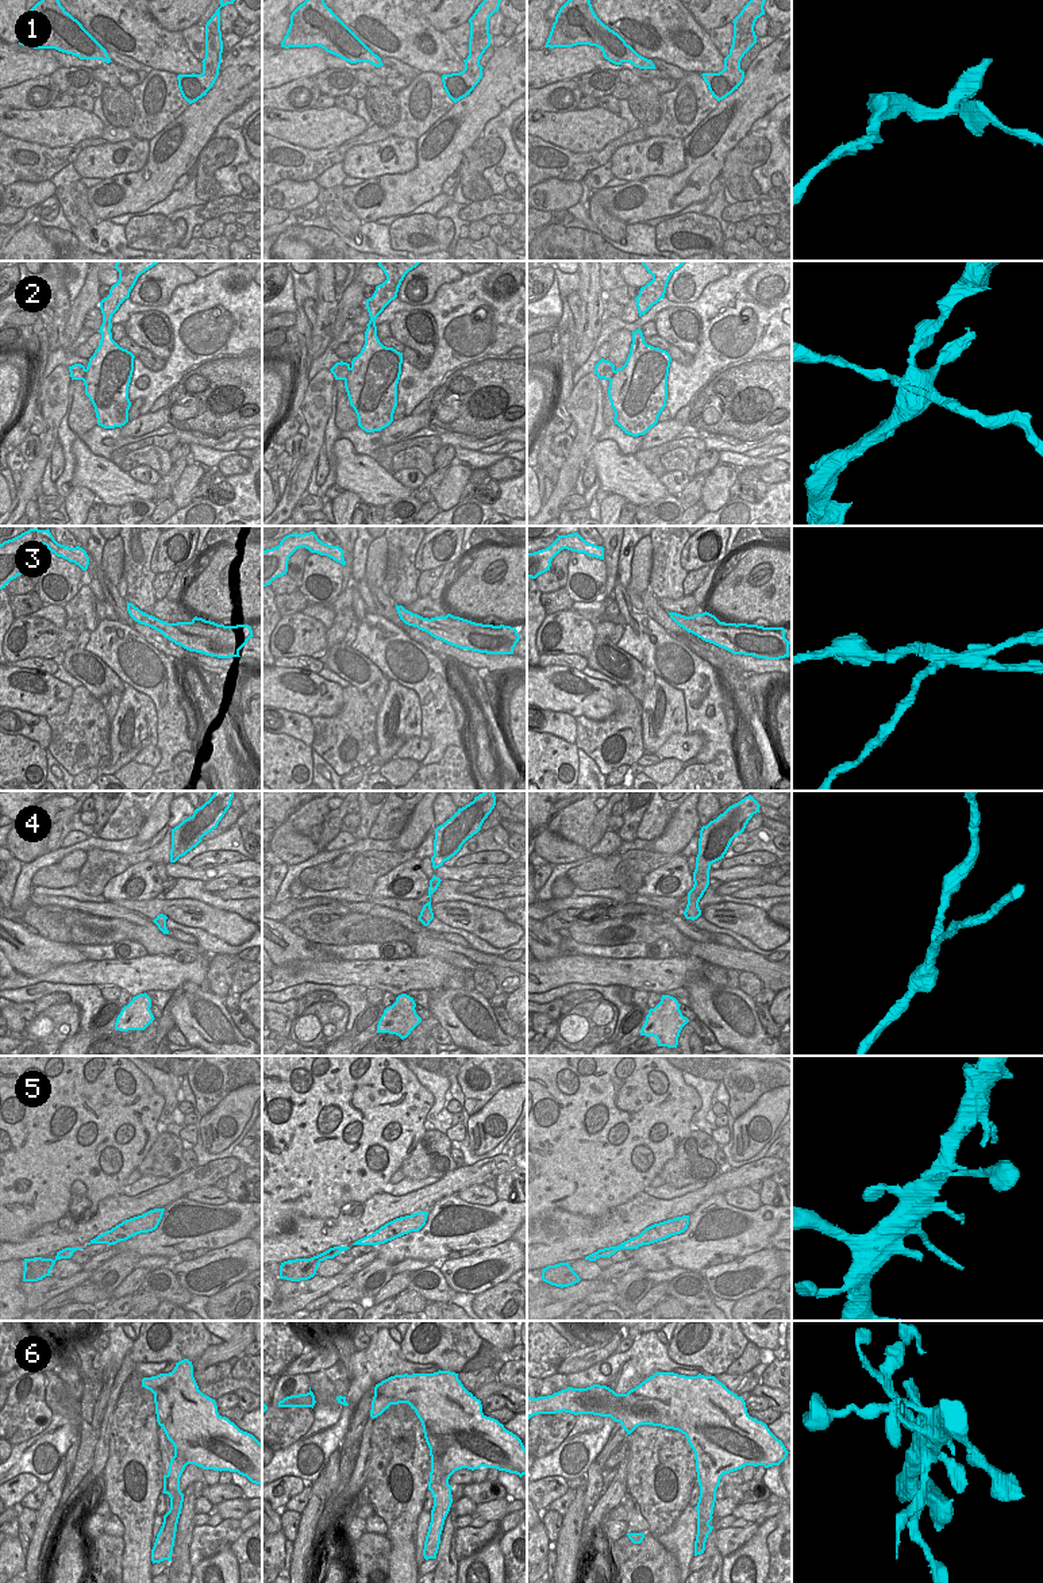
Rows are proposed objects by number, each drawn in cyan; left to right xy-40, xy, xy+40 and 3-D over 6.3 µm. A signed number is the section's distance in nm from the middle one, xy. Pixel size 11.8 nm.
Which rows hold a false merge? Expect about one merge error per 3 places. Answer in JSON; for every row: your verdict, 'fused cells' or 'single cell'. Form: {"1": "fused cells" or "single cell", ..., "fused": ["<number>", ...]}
{"1": "single cell", "2": "fused cells", "3": "fused cells", "4": "single cell", "5": "single cell", "6": "single cell", "fused": ["2", "3"]}

